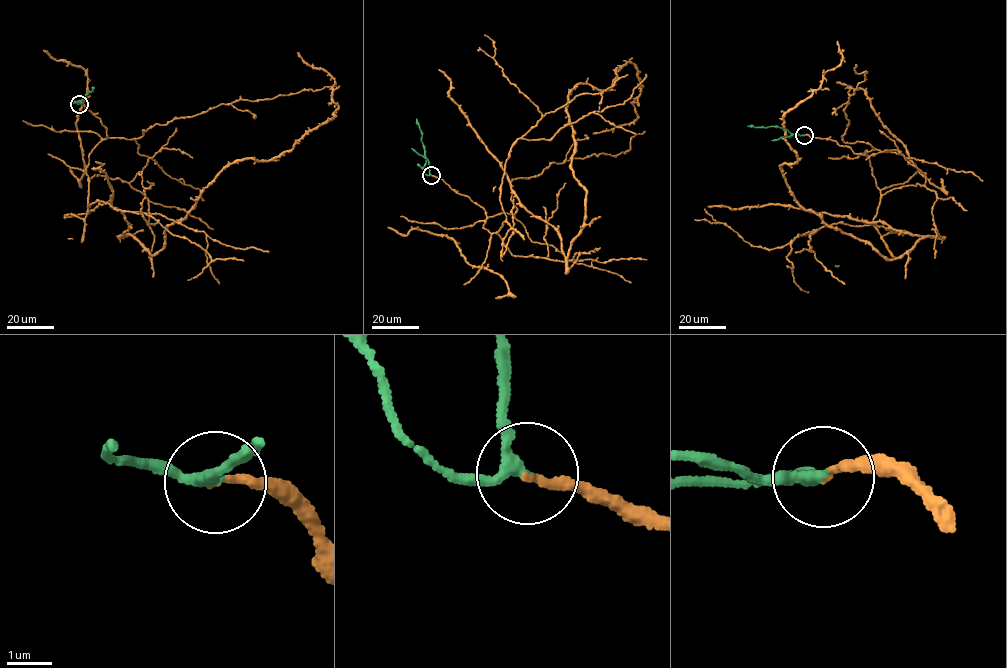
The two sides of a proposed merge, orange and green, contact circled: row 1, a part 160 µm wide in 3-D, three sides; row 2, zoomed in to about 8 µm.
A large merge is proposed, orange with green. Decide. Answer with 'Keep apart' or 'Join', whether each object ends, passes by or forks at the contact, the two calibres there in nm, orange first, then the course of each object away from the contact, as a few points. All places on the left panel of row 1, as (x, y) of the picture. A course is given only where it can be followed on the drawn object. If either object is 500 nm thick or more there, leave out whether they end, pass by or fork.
Join. At the ring orange ends. At the ring green passes by. Thickness 160 nm (orange) against 240 nm. Course of orange: (80, 104), (107, 135), (66, 216), (109, 201), (151, 255), (231, 163), (330, 120), (333, 78), (297, 52). Course of green: (80, 104), (74, 102), (84, 98), (93, 88)

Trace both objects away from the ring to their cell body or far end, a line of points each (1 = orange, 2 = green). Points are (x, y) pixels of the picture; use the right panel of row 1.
1: (804, 135), (866, 155), (901, 234), (854, 219), (930, 236), (887, 258), (787, 186), (783, 117), (837, 41)
2: (804, 135), (795, 135), (775, 126), (747, 126)

